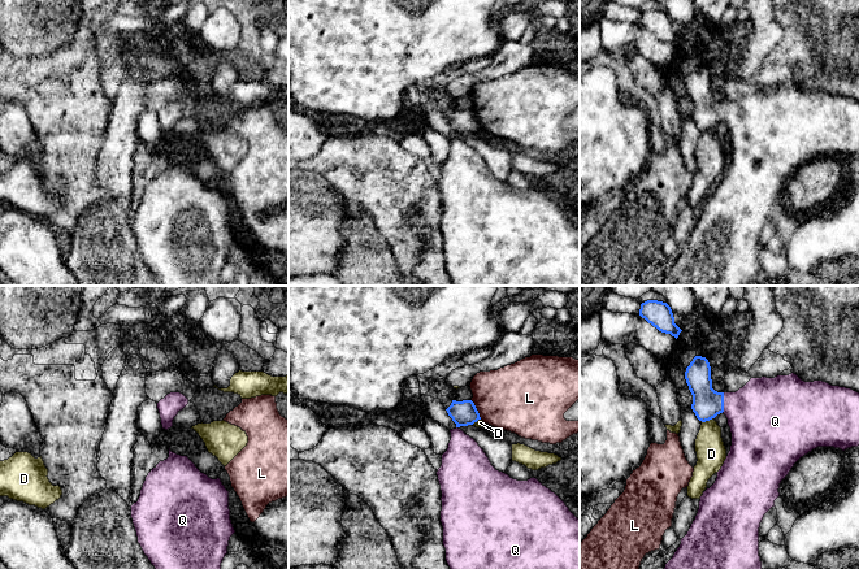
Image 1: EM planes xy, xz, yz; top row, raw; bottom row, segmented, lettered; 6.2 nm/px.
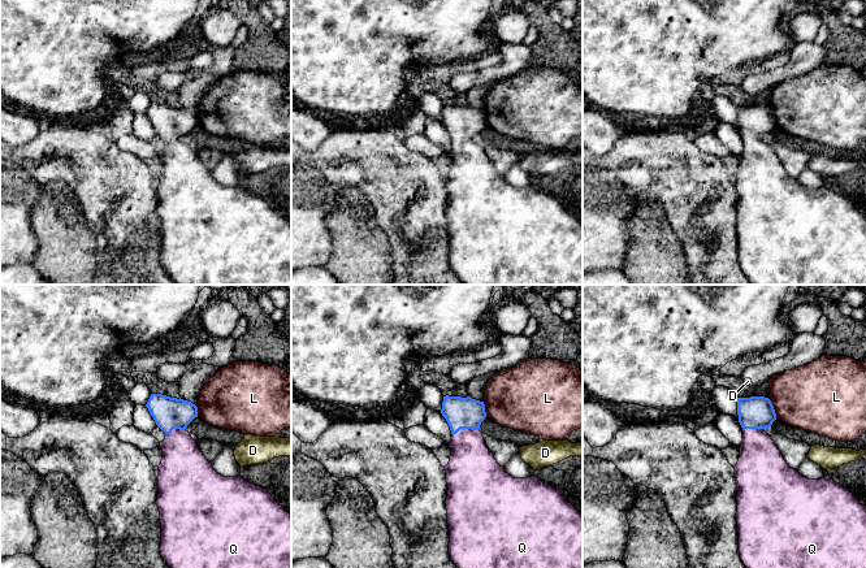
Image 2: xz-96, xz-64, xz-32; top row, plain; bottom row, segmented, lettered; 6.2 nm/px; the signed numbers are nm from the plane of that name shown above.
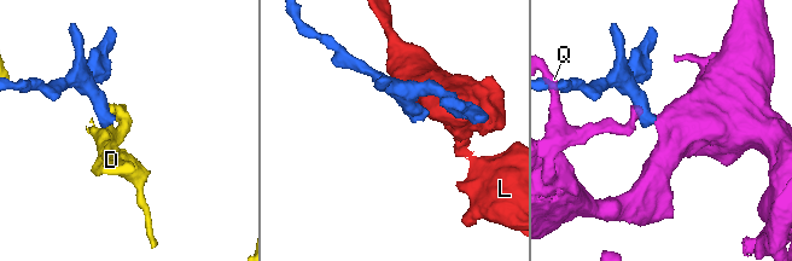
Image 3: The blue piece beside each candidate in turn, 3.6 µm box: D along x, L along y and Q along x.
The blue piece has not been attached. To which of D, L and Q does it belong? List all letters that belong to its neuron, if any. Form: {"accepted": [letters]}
{"accepted": ["Q"]}

